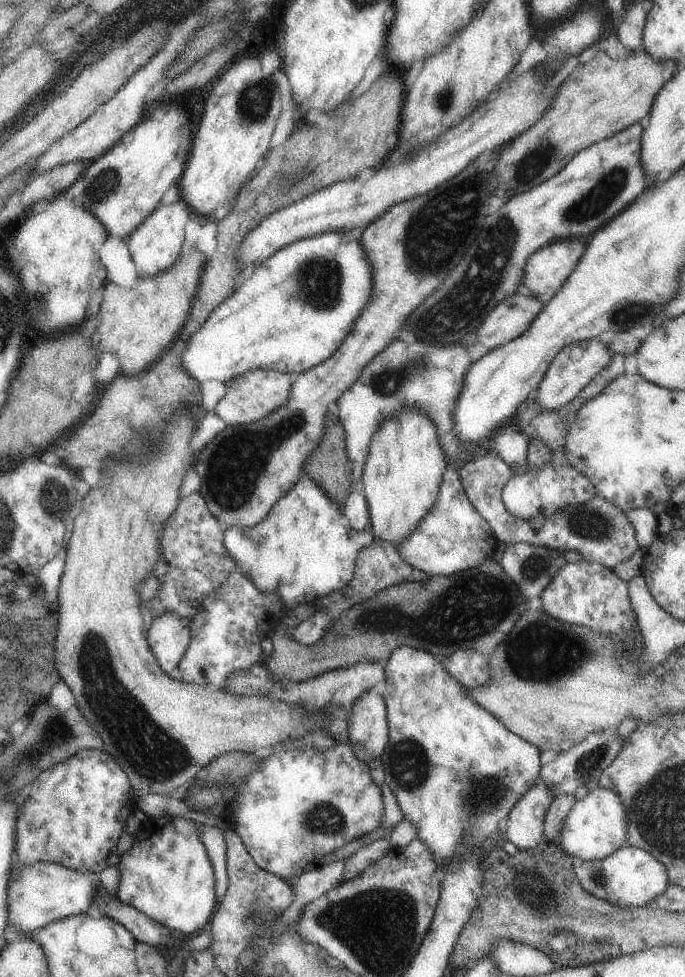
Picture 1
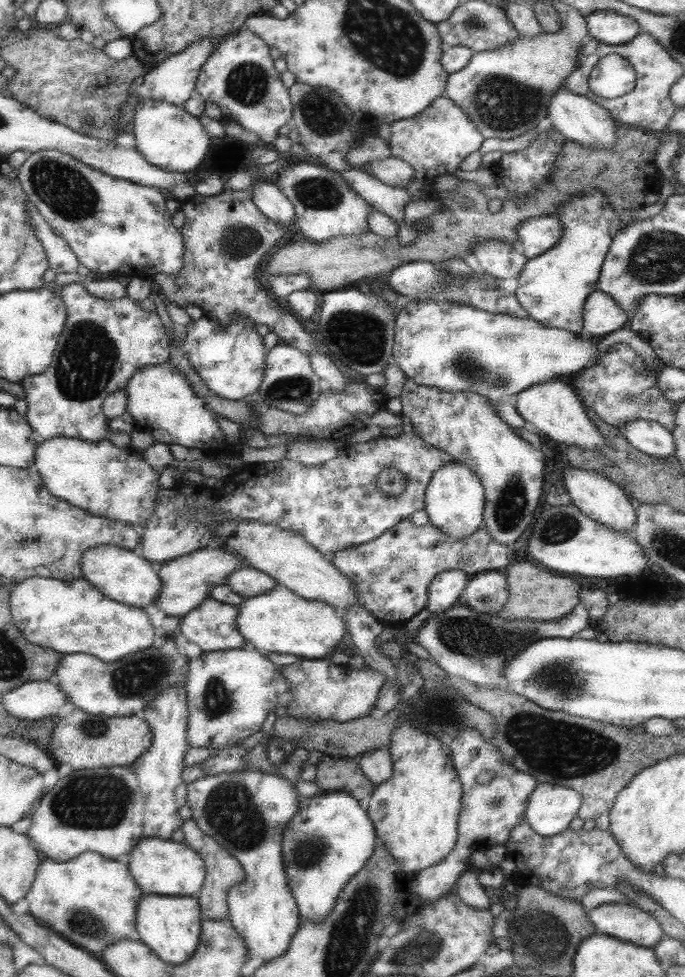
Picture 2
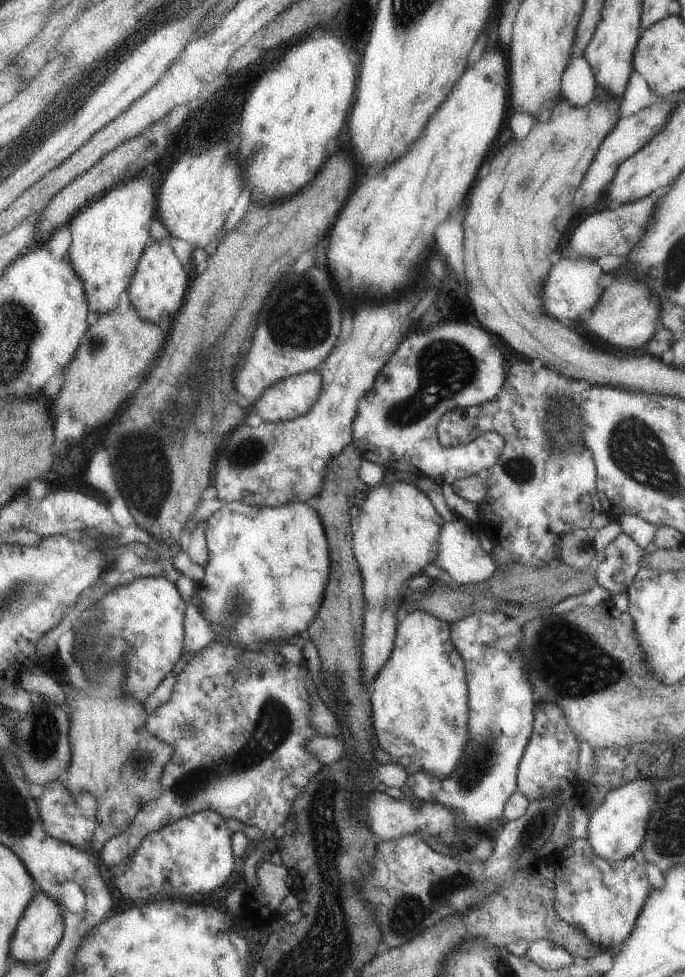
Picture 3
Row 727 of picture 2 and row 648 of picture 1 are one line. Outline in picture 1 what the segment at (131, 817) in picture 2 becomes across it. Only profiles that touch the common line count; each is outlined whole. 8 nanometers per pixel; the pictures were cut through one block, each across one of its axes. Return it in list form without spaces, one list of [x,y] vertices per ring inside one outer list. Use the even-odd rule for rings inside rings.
[[[163,614],[147,624],[147,646],[161,672],[169,676],[191,642],[191,622],[177,618],[177,614]]]

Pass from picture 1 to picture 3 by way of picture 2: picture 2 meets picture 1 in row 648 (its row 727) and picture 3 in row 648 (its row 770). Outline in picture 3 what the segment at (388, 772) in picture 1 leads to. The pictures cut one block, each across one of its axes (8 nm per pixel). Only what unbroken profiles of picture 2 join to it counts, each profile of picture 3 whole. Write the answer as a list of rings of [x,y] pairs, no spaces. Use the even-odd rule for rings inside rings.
[[[411,610],[397,626],[393,638],[393,650],[381,670],[375,674],[371,686],[371,728],[375,732],[377,746],[391,756],[391,762],[401,766],[407,776],[425,772],[435,778],[447,778],[461,760],[463,746],[469,740],[467,734],[467,684],[465,666],[453,644],[449,642],[449,624],[429,616],[423,610]]]

